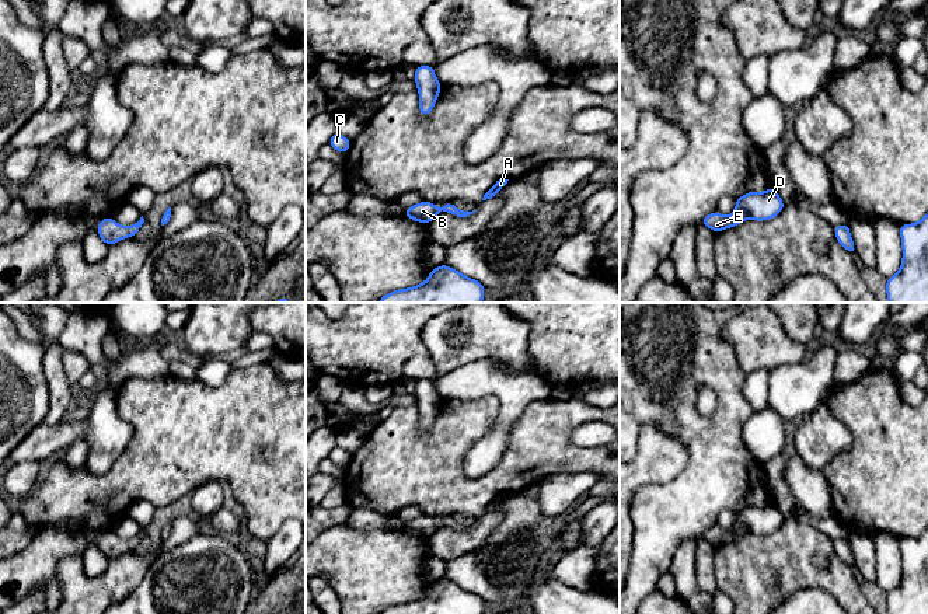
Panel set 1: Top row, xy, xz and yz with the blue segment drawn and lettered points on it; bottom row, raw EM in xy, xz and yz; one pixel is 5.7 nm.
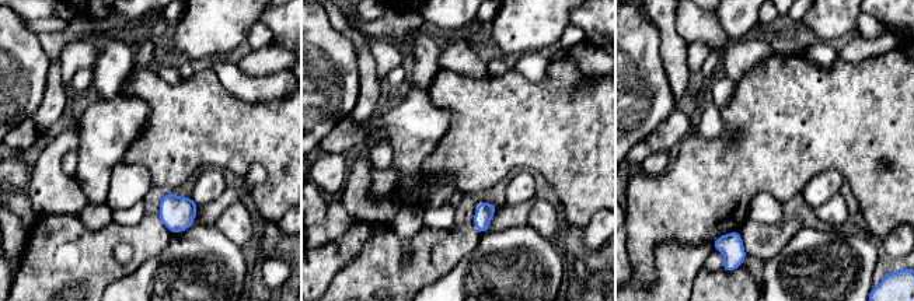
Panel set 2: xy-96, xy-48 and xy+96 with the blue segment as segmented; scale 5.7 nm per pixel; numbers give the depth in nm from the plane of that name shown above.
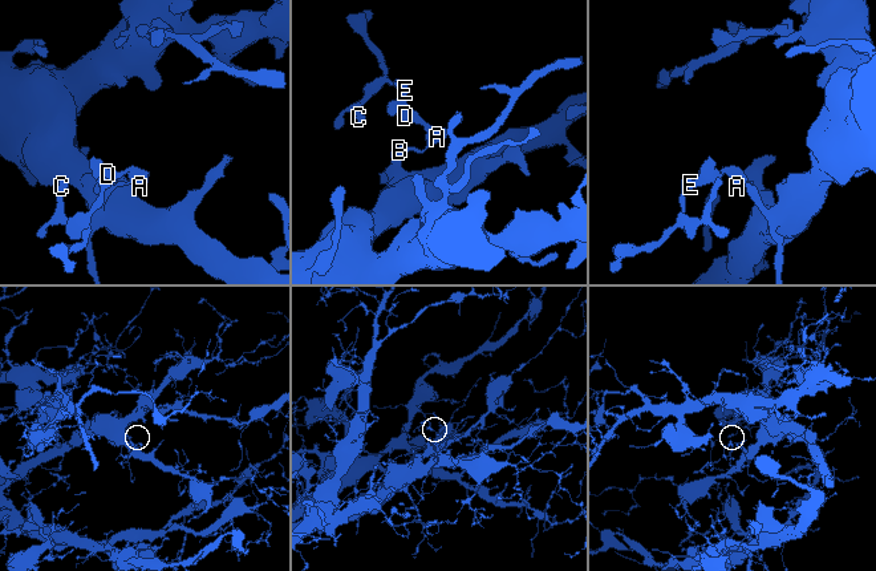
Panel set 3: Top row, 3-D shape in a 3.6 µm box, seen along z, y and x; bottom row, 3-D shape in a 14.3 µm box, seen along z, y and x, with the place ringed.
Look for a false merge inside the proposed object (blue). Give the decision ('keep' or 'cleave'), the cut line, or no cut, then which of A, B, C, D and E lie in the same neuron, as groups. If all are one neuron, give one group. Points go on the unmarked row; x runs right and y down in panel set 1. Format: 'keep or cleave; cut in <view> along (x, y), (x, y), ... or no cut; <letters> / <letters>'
keep; no cut; A B C D E

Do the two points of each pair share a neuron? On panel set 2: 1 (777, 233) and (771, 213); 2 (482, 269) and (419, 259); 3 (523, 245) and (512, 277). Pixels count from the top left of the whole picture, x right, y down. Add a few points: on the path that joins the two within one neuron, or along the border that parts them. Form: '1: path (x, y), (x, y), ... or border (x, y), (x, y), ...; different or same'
1: border (749, 219), (760, 221), (782, 220); different
2: border (480, 242), (445, 275), (429, 284); different
3: path (520, 254), (516, 269); same

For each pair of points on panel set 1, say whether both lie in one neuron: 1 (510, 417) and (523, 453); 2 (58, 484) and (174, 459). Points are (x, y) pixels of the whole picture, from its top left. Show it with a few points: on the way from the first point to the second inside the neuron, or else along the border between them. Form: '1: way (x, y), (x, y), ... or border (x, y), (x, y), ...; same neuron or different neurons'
1: border (536, 400), (524, 408), (510, 426); different neurons
2: way (87, 485), (122, 485), (145, 471); same neuron

